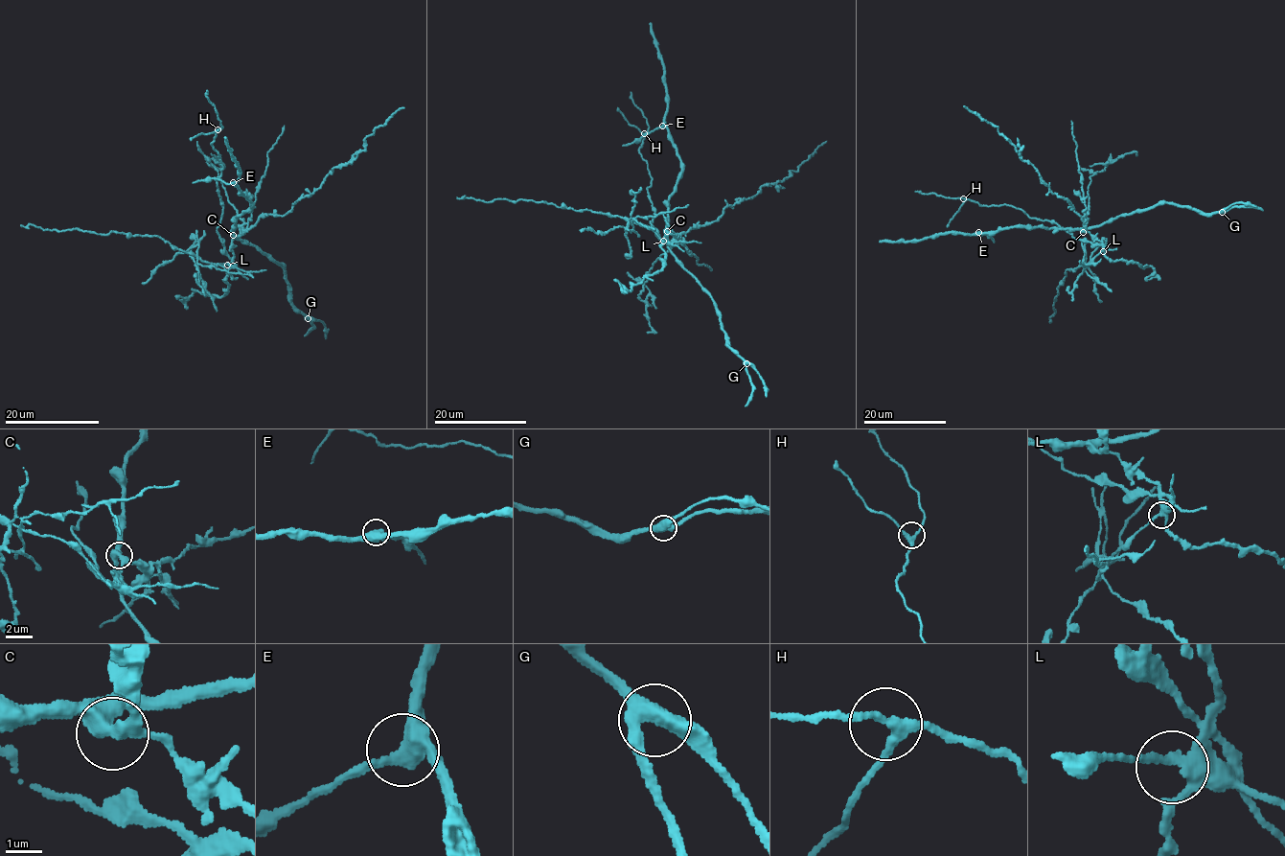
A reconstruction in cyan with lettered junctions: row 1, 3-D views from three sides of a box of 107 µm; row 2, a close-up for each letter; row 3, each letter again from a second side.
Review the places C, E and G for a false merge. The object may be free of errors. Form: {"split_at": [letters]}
{"split_at": ["C"]}

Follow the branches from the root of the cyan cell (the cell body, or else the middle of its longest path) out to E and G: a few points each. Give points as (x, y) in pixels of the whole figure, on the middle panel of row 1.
E: (666, 239), (668, 197), (680, 172), (680, 159), (669, 131), (662, 126)
G: (666, 239), (668, 248), (711, 298), (728, 347), (746, 363)

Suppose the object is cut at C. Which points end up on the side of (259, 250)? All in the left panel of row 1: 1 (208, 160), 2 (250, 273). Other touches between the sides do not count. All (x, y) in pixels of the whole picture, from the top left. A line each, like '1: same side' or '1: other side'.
1: other side
2: other side

